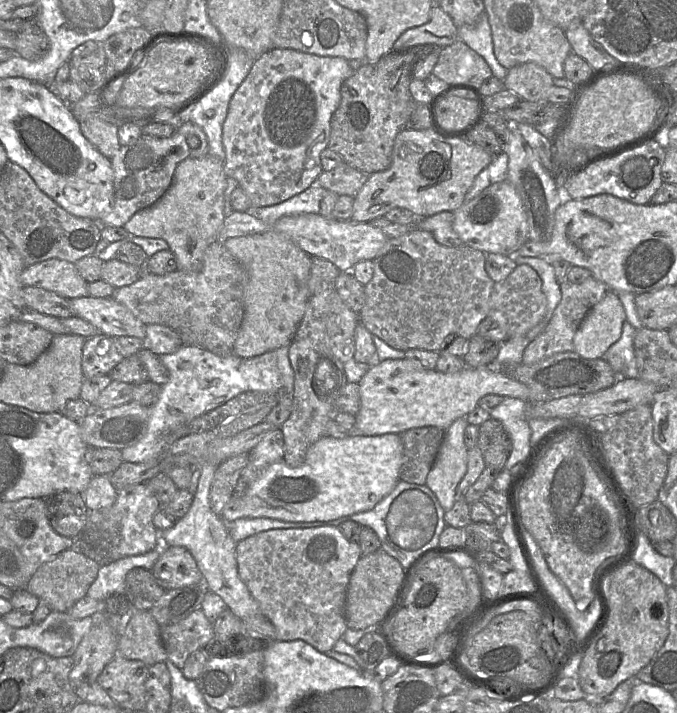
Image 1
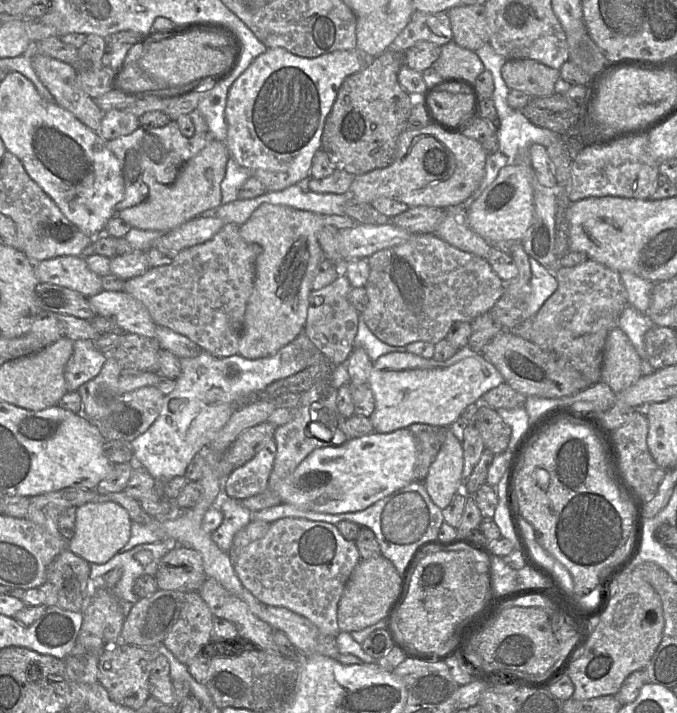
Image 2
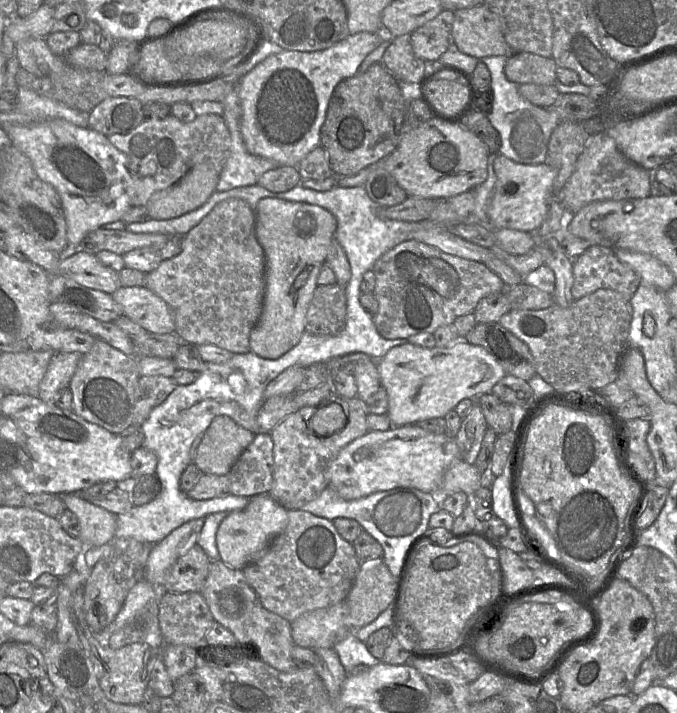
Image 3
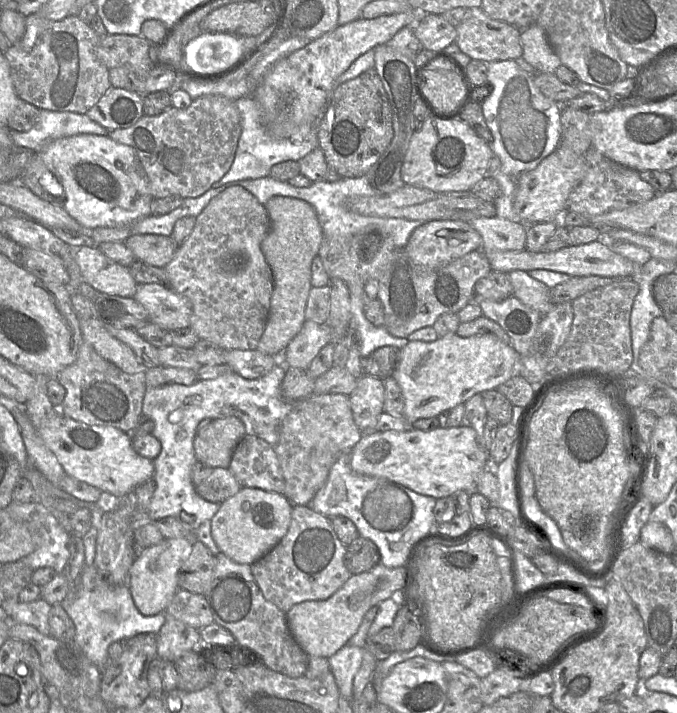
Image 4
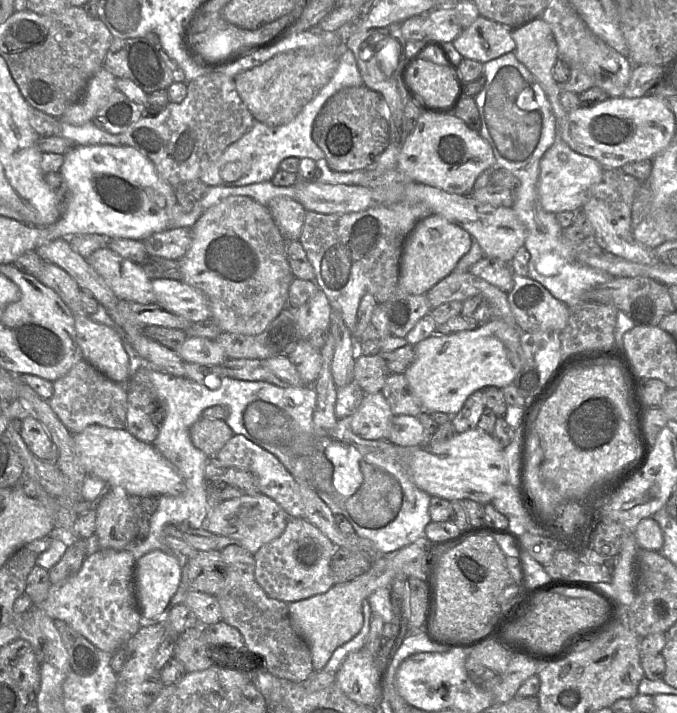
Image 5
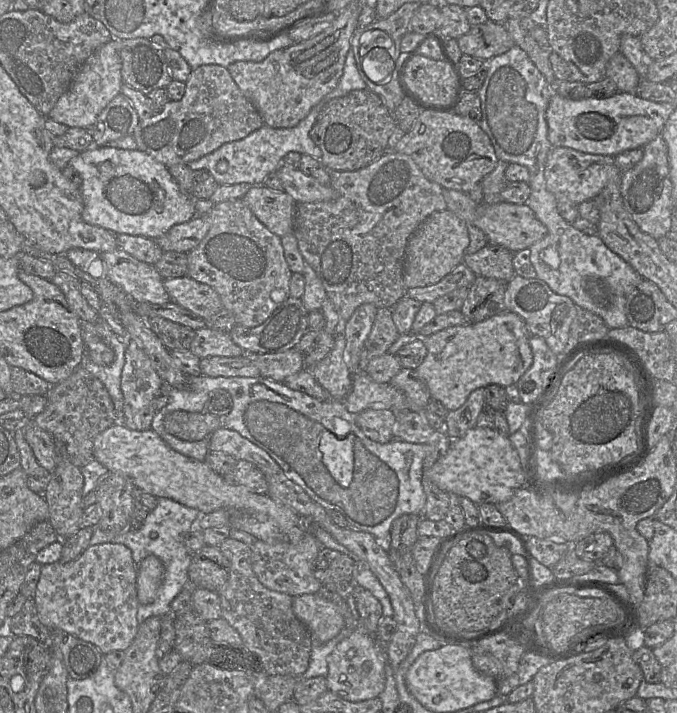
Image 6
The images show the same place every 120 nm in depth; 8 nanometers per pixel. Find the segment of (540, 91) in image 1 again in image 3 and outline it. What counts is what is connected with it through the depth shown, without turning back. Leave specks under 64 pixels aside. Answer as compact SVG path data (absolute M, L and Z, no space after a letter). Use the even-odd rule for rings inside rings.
M513 53L507 58L505 76L513 83L554 85L557 65L552 58L532 53Z

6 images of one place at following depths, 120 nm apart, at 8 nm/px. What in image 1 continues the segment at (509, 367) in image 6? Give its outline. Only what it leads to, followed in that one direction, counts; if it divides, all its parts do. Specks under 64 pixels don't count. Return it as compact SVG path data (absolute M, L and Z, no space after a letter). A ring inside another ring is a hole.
M407 358L375 361L358 382L361 405L355 415L354 433L375 436L401 435L419 427L434 426L446 430L456 419L466 417L478 406L480 398L498 394L528 401L529 388L503 370L492 366L466 366L455 373L424 369Z

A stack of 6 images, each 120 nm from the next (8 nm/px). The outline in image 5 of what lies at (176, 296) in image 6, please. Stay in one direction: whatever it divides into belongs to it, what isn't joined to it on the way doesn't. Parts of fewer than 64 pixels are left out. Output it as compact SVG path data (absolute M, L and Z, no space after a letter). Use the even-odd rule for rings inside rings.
M152 279L156 303L165 310L190 323L211 318L211 308L206 296L182 280Z

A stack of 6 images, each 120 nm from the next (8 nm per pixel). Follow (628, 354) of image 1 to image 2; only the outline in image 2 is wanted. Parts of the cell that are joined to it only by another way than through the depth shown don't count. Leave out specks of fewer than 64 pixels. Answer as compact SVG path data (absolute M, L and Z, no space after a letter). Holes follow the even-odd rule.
M629 304L618 319L618 328L627 335L642 360L642 375L649 375L655 371L647 360L644 344L644 335L653 326L647 313L642 313Z

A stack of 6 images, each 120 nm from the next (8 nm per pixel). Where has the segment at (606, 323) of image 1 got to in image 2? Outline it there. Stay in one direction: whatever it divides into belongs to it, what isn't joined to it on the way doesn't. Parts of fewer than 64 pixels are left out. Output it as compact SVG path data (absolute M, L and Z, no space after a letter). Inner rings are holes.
M618 327L613 328L603 349L601 381L617 394L641 376L641 358L627 335Z

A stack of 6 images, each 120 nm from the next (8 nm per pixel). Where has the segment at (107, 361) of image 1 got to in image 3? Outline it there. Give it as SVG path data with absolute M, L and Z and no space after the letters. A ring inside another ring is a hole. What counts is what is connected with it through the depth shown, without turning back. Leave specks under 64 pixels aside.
M55 352L40 383L37 397L43 402L55 404L59 392L69 387L82 355L79 352Z

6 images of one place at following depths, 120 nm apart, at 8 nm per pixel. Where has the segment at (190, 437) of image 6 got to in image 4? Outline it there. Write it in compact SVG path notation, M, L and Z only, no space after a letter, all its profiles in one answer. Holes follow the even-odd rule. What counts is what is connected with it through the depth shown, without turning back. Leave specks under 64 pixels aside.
M236 417L212 420L195 436L196 459L211 468L228 468L234 449L245 436L245 426Z

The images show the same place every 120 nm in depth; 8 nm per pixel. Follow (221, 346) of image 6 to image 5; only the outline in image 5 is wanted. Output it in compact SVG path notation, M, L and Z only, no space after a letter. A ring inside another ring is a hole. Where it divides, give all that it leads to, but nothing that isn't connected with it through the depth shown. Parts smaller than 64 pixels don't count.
M188 337L175 351L185 363L221 365L227 360L224 350L214 340L202 337Z

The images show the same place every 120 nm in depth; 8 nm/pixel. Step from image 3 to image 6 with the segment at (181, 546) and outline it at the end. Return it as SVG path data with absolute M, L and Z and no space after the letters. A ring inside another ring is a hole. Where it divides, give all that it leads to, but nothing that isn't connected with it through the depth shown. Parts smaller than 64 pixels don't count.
M155 555L144 558L138 566L137 597L140 604L150 604L163 581L165 567Z

